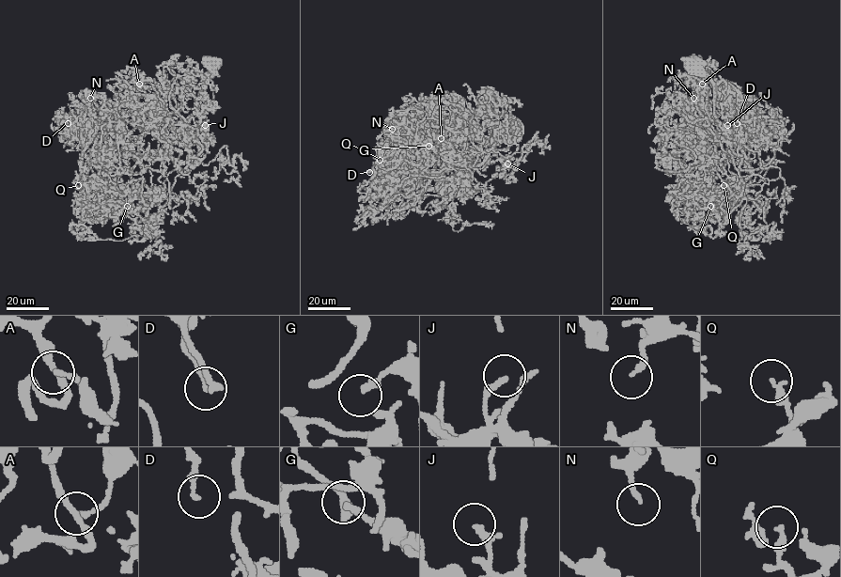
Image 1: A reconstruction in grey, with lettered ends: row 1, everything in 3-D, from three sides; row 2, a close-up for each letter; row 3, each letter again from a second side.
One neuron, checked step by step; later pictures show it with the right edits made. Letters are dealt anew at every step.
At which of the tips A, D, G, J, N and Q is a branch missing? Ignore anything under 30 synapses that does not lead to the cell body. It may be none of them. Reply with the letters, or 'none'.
none

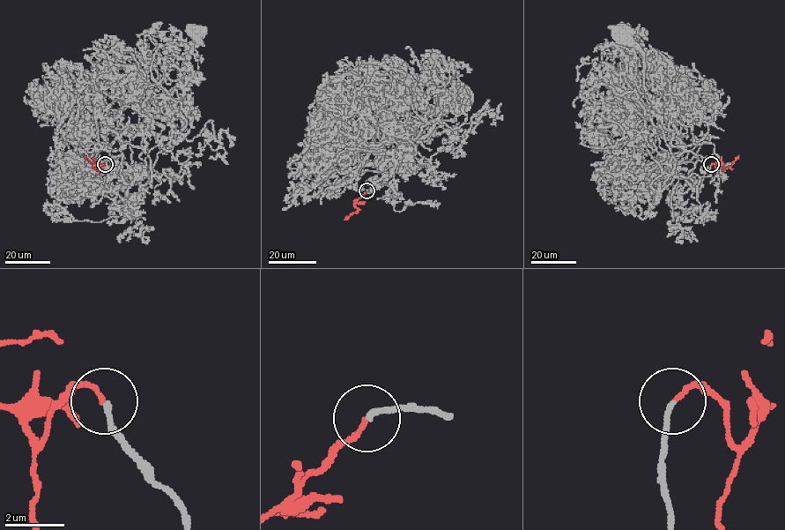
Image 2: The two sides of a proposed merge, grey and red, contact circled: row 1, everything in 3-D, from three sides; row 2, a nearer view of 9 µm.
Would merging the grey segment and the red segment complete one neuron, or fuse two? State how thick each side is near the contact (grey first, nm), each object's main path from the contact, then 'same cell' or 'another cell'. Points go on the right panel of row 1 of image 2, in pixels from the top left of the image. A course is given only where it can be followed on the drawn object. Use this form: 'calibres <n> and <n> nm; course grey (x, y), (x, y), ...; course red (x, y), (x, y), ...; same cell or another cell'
calibres 170 and 160 nm; course grey (711, 164), (710, 176), (673, 175), (676, 163), (670, 143), (677, 130), (644, 87), (644, 55), (623, 34); course red (711, 164), (716, 167), (722, 164), (725, 167), (729, 167), (738, 156); same cell

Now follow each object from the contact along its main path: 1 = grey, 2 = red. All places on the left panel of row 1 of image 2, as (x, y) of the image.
1: (105, 164), (113, 176), (140, 175), (114, 163), (111, 143), (122, 130), (145, 130), (182, 78), (196, 34)
2: (105, 164), (99, 167), (94, 164), (92, 167), (97, 167), (83, 156)

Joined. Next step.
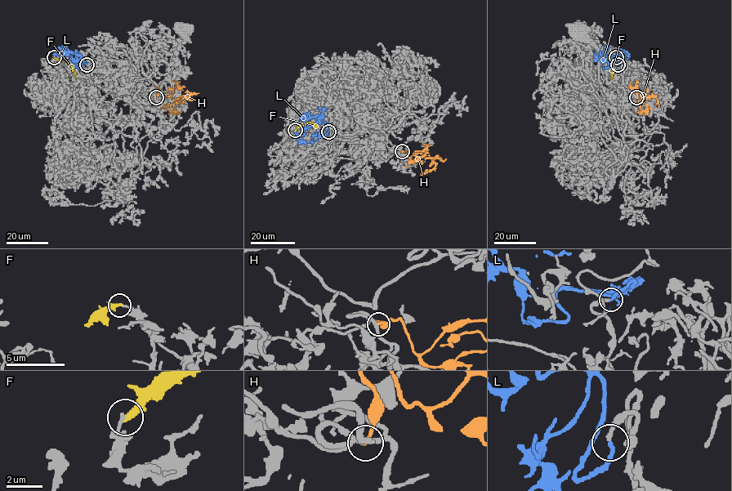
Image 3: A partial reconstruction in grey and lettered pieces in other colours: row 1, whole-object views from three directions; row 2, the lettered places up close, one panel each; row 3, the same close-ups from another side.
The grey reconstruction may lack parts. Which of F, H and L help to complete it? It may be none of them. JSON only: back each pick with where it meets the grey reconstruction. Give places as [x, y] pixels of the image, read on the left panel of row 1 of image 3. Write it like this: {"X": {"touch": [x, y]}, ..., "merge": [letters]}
{"L": {"touch": [87, 64]}, "merge": ["L"]}

